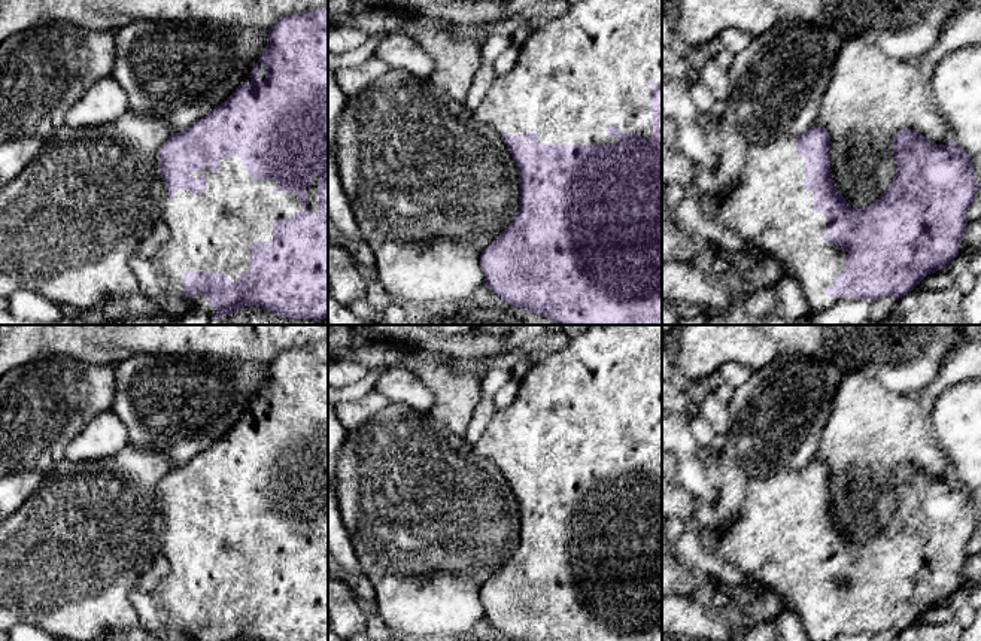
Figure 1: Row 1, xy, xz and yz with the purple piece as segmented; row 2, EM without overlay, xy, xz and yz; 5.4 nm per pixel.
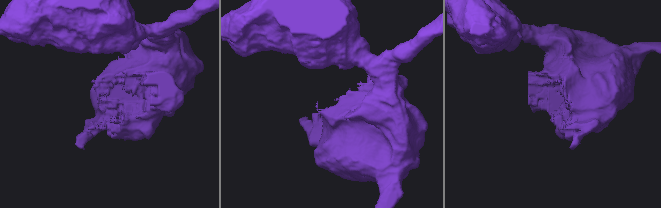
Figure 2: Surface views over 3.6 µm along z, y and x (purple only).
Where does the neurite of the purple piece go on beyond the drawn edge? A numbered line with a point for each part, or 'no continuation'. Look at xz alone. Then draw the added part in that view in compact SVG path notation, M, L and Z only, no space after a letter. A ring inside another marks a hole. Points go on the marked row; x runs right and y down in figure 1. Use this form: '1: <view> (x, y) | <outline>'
1: xz (589, 69) | M581 0L571 3L568 12L550 19L544 27L535 28L525 43L519 48L517 63L504 75L496 75L485 100L473 110L477 122L490 127L496 134L508 133L531 134L537 133L540 145L613 145L617 137L610 137L607 130L614 125L619 133L643 136L652 140L652 86L650 82L660 80L662 64L662 0Z

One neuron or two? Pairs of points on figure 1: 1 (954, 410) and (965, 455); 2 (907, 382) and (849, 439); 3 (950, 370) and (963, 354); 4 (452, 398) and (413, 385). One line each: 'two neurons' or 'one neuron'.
1: one neuron
2: two neurons
3: one neuron
4: two neurons

